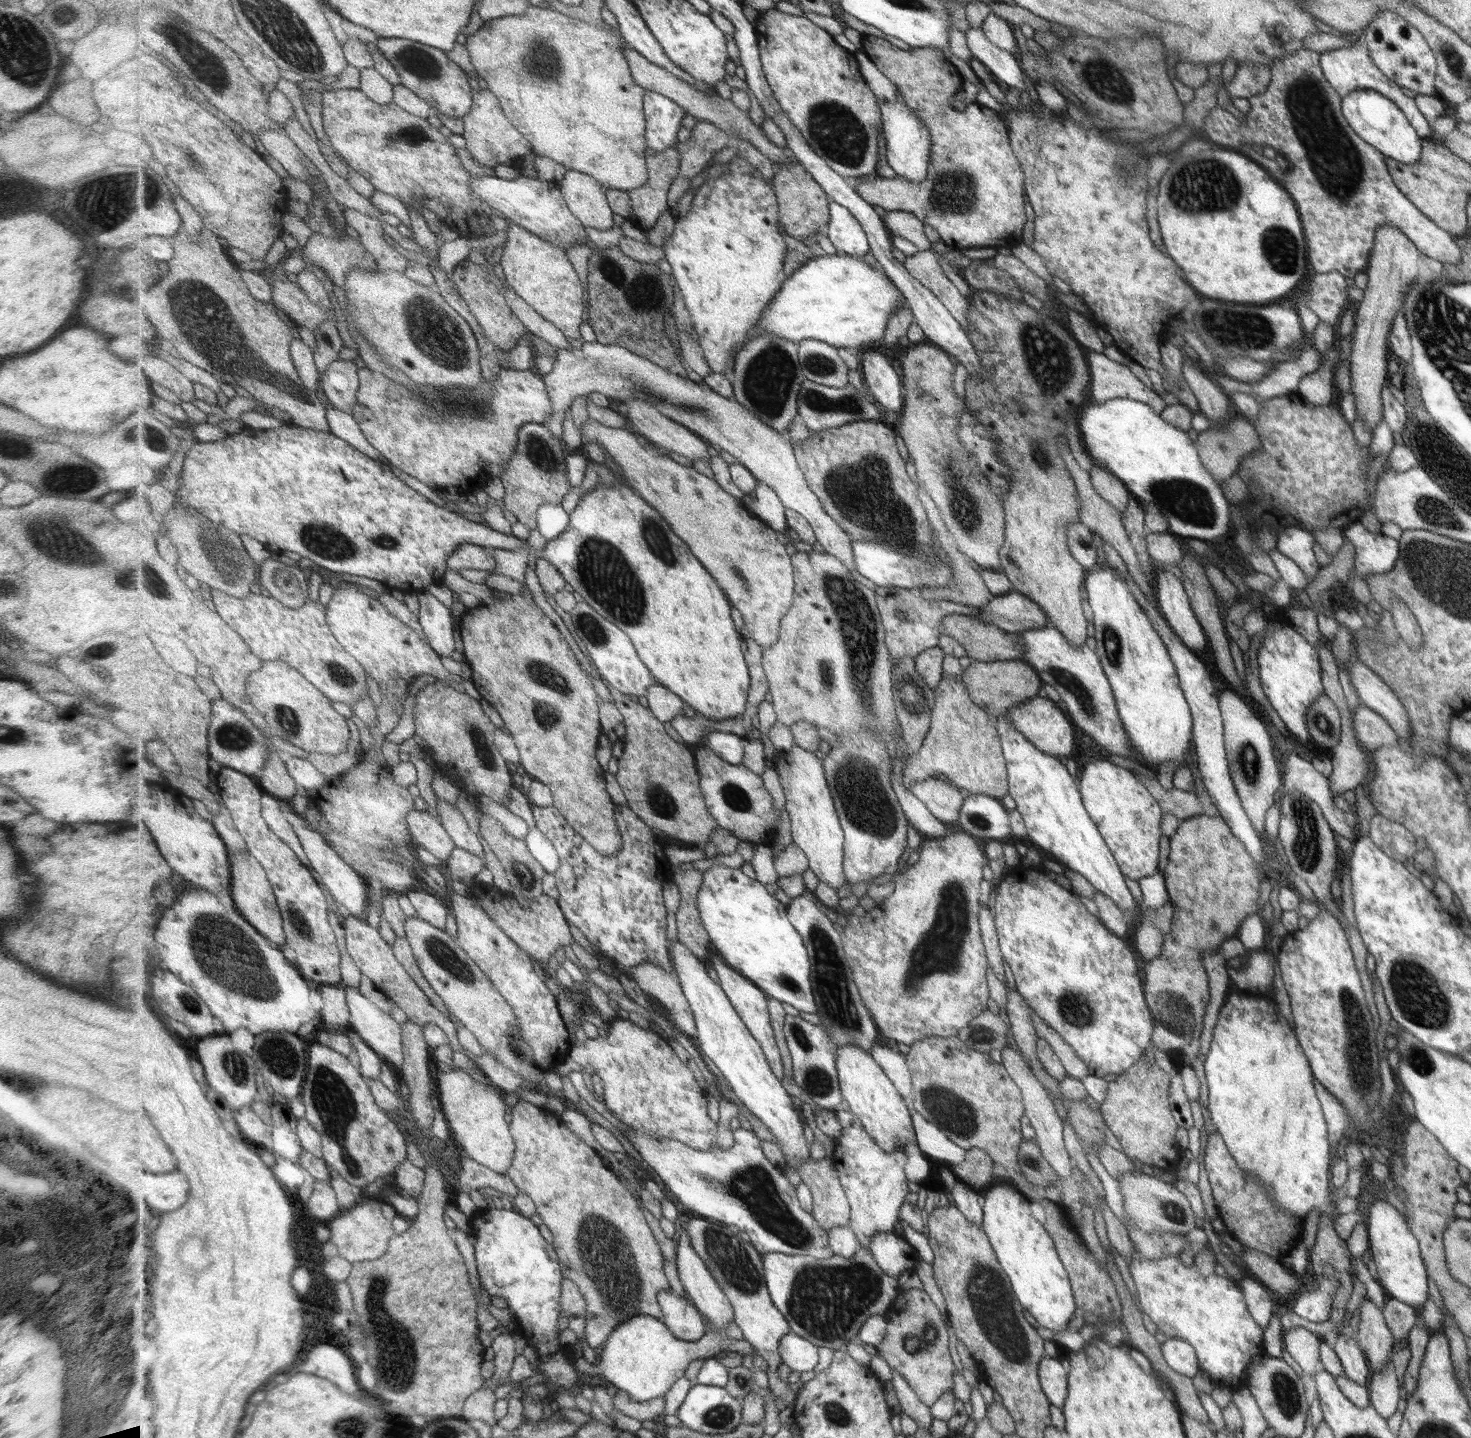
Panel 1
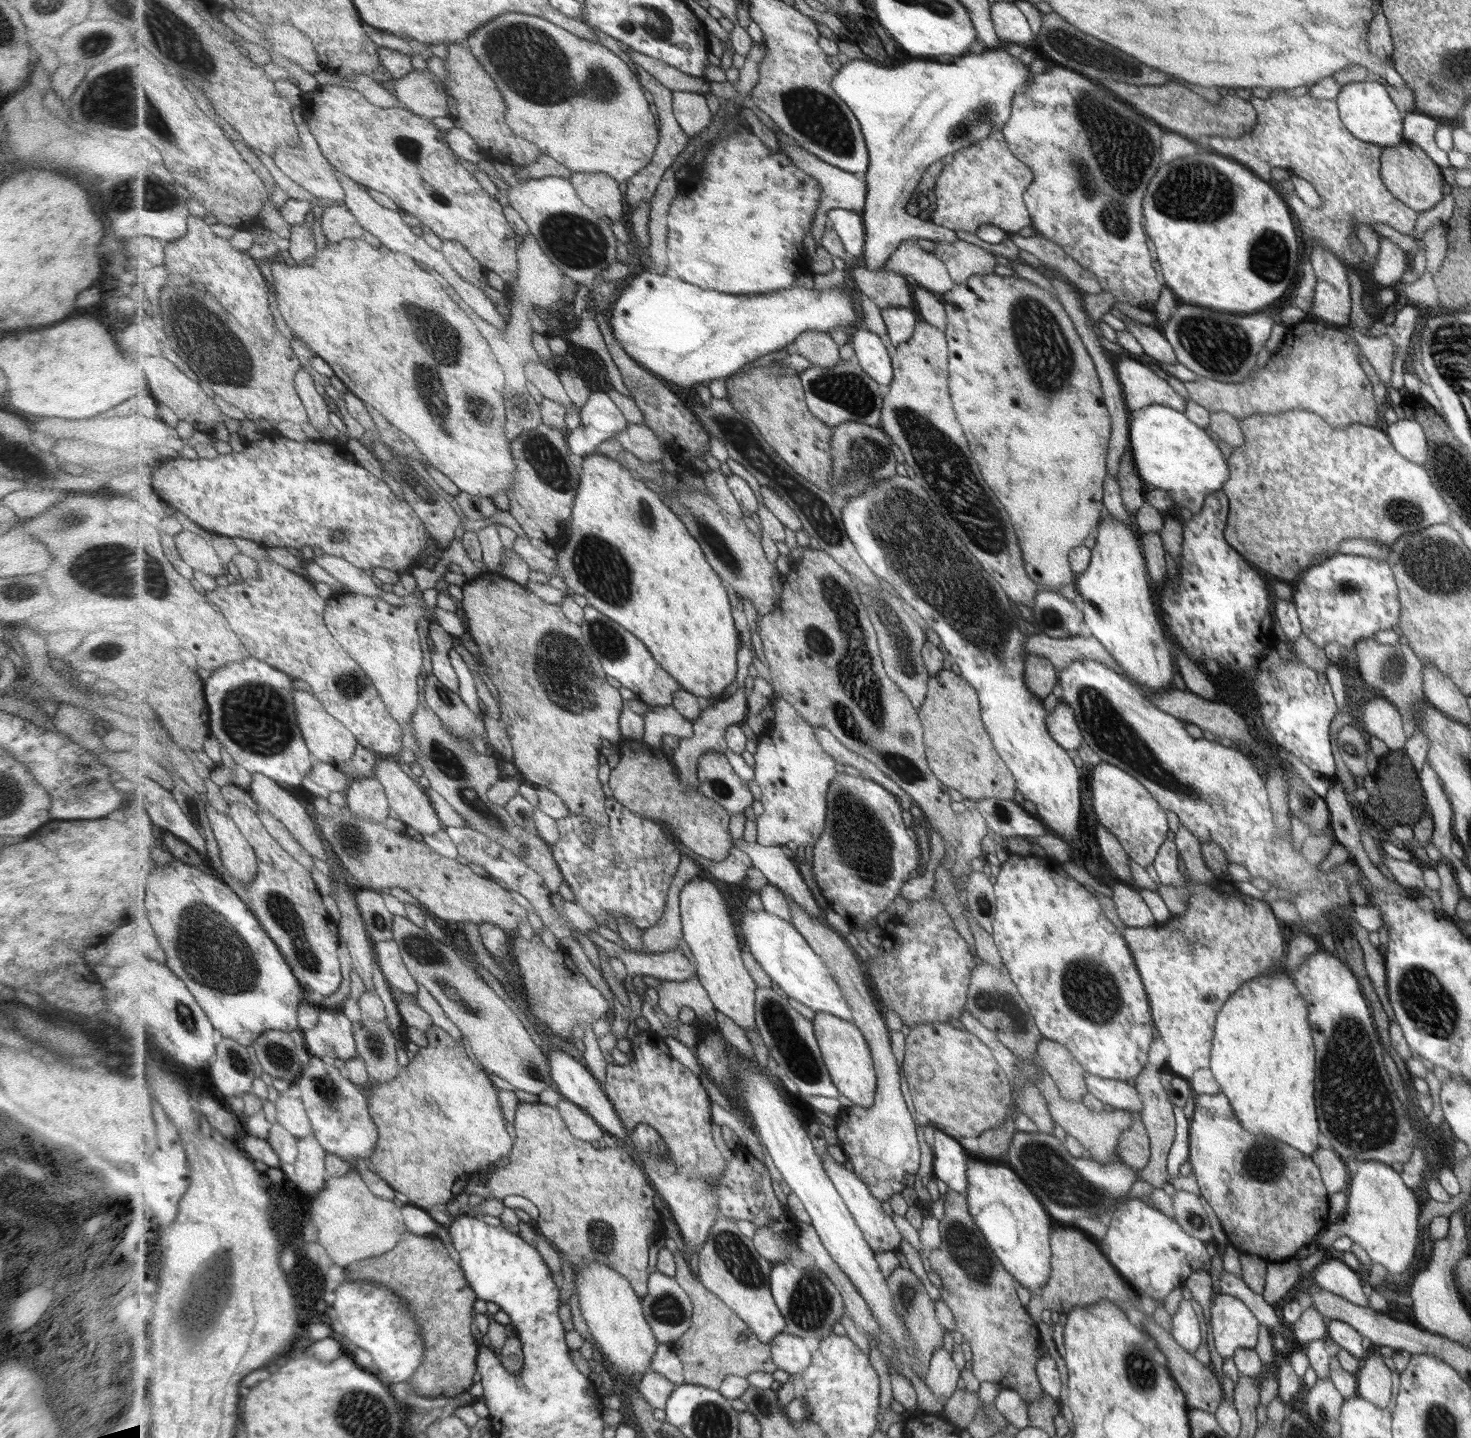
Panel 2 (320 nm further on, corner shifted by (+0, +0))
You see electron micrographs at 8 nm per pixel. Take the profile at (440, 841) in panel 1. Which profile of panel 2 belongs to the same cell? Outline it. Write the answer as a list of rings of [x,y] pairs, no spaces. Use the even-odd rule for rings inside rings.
[[[393,756],[381,758],[375,776],[385,787],[390,807],[407,827],[419,829],[423,834],[435,834],[444,828],[429,796],[401,770]]]

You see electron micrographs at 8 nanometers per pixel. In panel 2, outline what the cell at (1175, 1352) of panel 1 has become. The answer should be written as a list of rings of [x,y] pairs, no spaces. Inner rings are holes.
[[[1181,1299],[1176,1312],[1172,1315],[1169,1333],[1173,1340],[1188,1353],[1195,1352],[1201,1342],[1199,1320],[1191,1309],[1188,1300]]]

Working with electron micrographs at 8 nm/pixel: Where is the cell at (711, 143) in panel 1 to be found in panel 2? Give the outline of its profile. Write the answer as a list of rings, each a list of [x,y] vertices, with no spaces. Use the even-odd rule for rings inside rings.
[[[674,91],[674,115],[691,138],[713,122],[711,108],[704,94],[689,91]]]

